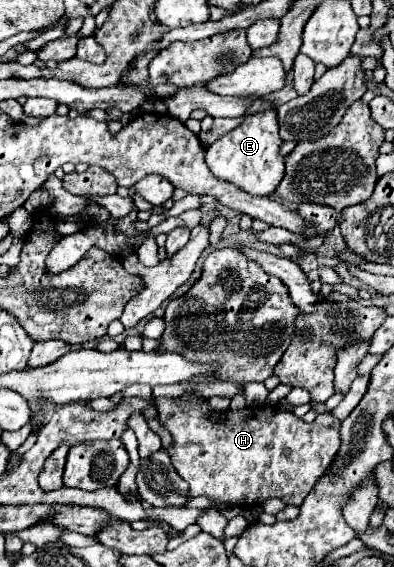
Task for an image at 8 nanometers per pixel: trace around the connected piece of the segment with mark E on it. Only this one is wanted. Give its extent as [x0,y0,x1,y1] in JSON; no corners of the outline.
[206,110,284,196]

